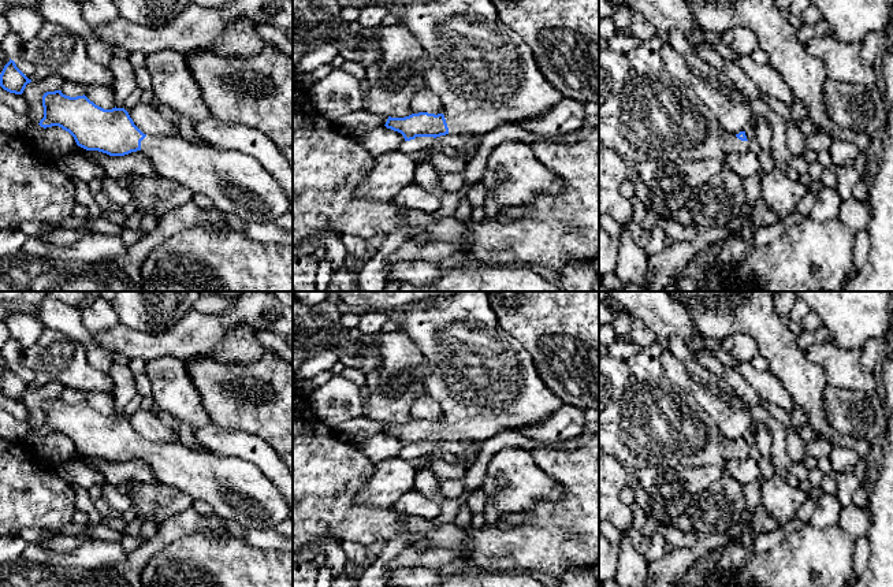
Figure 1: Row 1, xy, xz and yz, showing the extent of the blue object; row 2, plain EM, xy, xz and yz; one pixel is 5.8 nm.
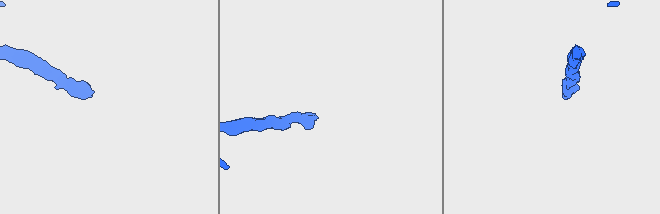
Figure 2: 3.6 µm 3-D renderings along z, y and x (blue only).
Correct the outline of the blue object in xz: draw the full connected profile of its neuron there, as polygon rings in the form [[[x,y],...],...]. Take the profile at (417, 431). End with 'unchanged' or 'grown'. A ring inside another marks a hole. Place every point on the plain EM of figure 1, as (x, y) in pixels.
[[[455,291],[442,298],[438,306],[416,302],[398,313],[402,332],[427,360],[421,374],[425,394],[436,401],[443,412],[442,420],[418,419],[405,424],[388,423],[386,434],[398,438],[405,447],[416,443],[440,443],[446,441],[469,441],[480,445],[503,432],[520,432],[525,427],[546,421],[562,401],[540,379],[535,363],[527,349],[511,334],[503,331],[490,304],[488,291]]]; grown

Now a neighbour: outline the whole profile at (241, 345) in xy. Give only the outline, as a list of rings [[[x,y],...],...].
[[[245,324],[227,334],[209,353],[220,363],[253,363],[271,353],[258,339],[257,332]]]

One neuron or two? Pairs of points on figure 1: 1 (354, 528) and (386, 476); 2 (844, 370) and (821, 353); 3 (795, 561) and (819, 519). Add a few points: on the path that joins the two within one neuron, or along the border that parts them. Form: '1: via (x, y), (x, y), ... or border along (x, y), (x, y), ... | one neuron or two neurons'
1: border along (371, 474), (356, 501), (393, 509) | two neurons
2: via (838, 364), (826, 355) | one neuron
3: border along (810, 523), (815, 527), (837, 524) | two neurons

